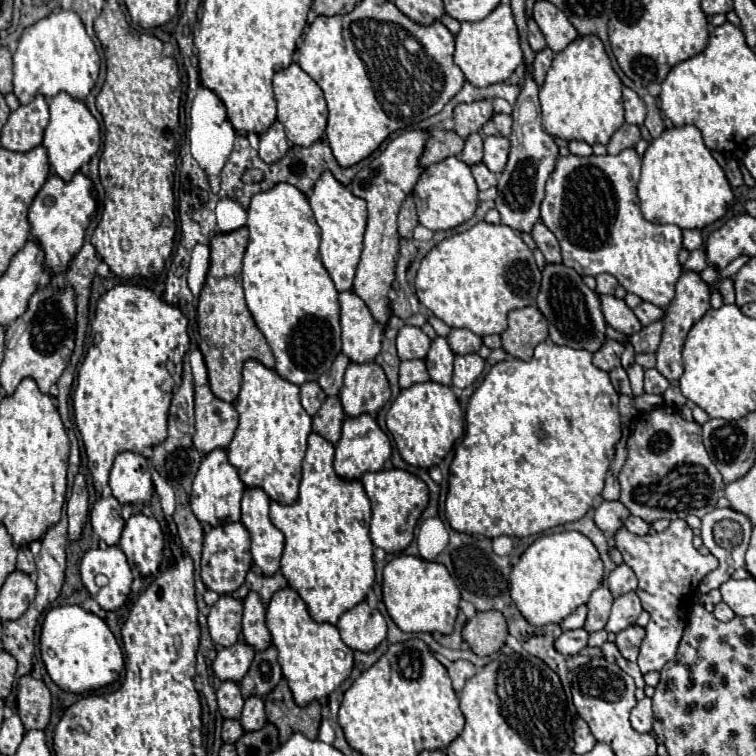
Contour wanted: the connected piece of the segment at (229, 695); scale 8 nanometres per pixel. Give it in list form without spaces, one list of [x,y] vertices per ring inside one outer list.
[[[232,680],[222,682],[218,692],[216,692],[216,698],[218,698],[218,708],[220,708],[224,718],[234,718],[234,720],[240,718],[244,698],[242,698],[240,688],[238,688],[236,682],[232,682]]]

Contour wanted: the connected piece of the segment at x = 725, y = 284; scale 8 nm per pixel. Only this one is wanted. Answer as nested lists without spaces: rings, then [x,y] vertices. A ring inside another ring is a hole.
[[[724,278],[720,282],[720,292],[722,292],[722,298],[726,304],[732,304],[734,302],[734,280],[732,278]]]

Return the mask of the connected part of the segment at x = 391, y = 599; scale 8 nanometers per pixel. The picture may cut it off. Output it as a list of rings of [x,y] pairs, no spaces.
[[[400,554],[392,558],[382,574],[384,604],[396,626],[404,632],[440,632],[450,634],[460,604],[460,590],[444,564],[428,562],[420,556]]]

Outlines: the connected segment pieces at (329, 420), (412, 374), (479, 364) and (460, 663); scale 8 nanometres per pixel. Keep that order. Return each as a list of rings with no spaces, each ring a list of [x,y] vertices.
[[[328,396],[322,408],[318,410],[318,414],[312,416],[312,430],[324,436],[326,440],[330,440],[332,444],[336,444],[340,440],[344,418],[346,418],[346,412],[342,408],[340,396]]]
[[[404,360],[400,362],[400,388],[408,388],[418,382],[428,382],[428,370],[424,360]]]
[[[464,354],[456,356],[454,360],[454,378],[452,386],[456,388],[466,388],[470,386],[484,370],[484,360],[478,354]]]
[[[456,660],[456,662],[452,662],[452,666],[448,668],[448,674],[450,674],[450,678],[452,678],[454,690],[460,692],[462,686],[466,684],[466,680],[476,674],[476,668],[474,668],[474,664],[470,664],[468,660]]]

